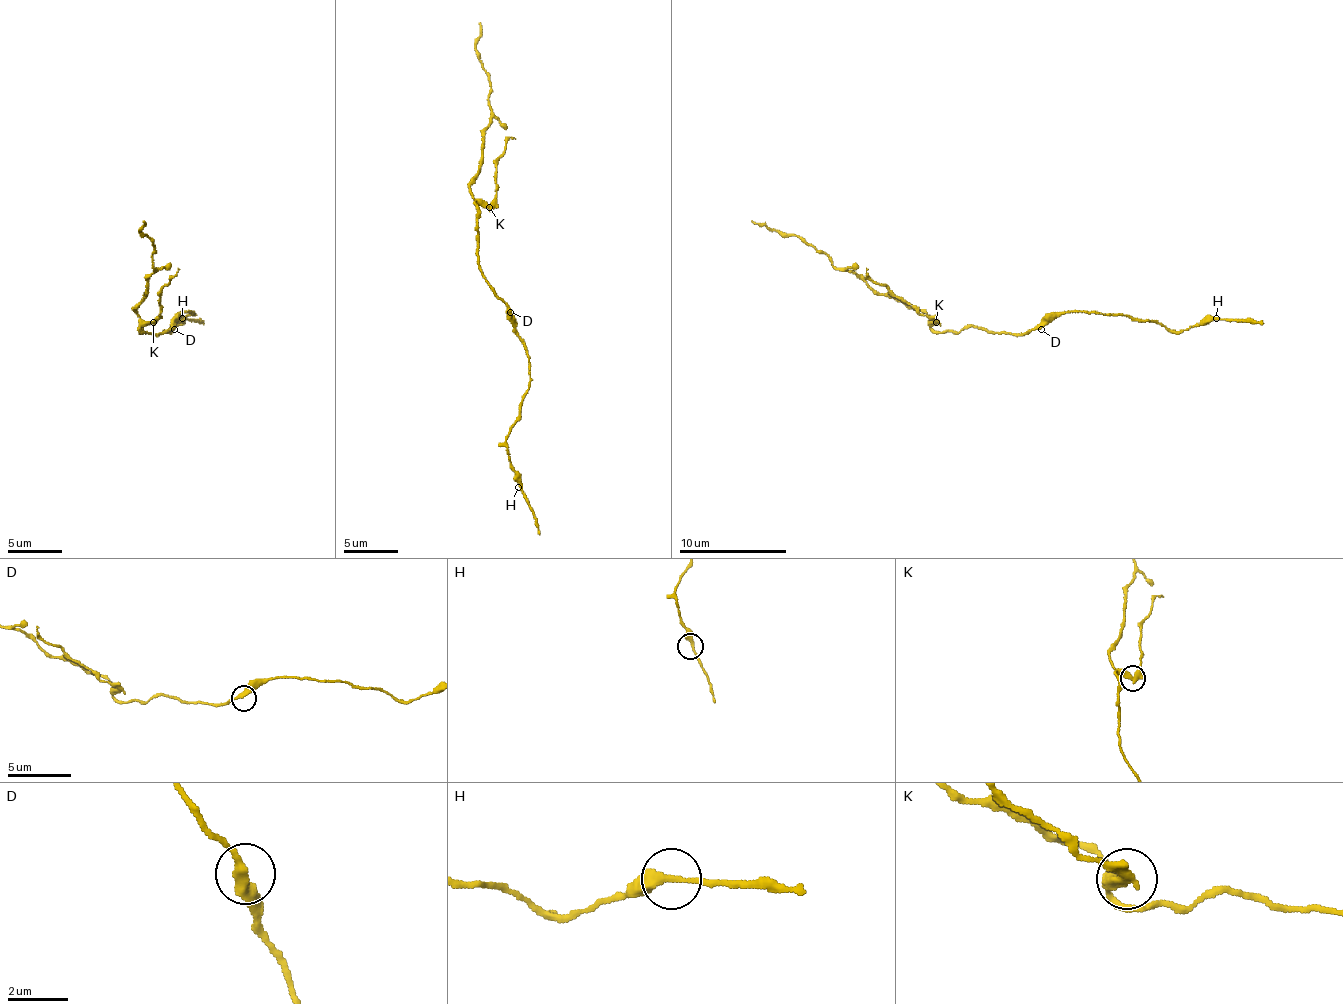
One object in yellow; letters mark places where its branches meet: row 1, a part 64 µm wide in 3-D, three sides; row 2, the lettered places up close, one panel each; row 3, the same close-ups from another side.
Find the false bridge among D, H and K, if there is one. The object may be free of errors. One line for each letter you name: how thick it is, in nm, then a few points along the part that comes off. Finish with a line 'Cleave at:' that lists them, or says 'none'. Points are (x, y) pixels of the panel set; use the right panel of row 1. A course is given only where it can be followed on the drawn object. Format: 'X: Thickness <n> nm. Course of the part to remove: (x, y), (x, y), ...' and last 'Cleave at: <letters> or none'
K: Thickness 340 nm. Course of the part to remove: (935, 321), (917, 313), (865, 272), (865, 267)
Cleave at: K

